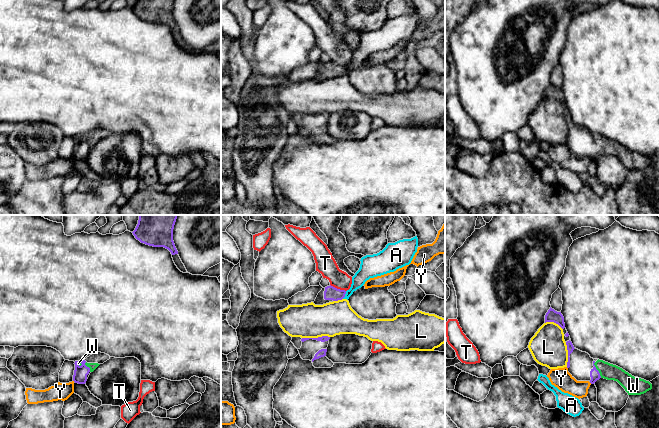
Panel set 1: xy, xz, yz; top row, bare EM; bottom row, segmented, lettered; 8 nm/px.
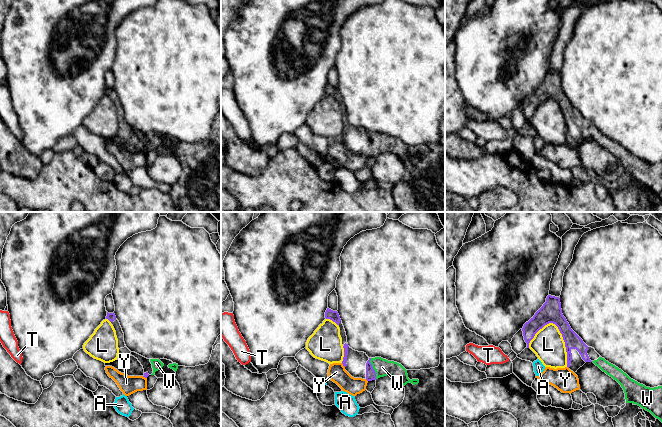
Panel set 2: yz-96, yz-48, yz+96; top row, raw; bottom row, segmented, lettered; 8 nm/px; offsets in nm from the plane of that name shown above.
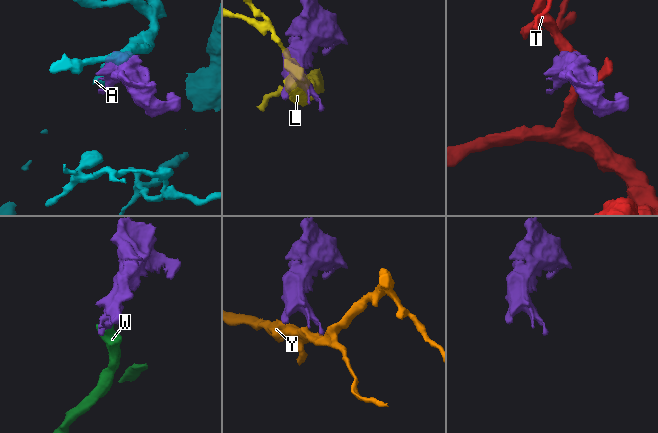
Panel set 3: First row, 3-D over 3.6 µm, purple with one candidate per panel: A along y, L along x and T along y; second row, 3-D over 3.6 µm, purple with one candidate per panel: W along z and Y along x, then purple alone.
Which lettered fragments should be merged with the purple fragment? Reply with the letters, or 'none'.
W

